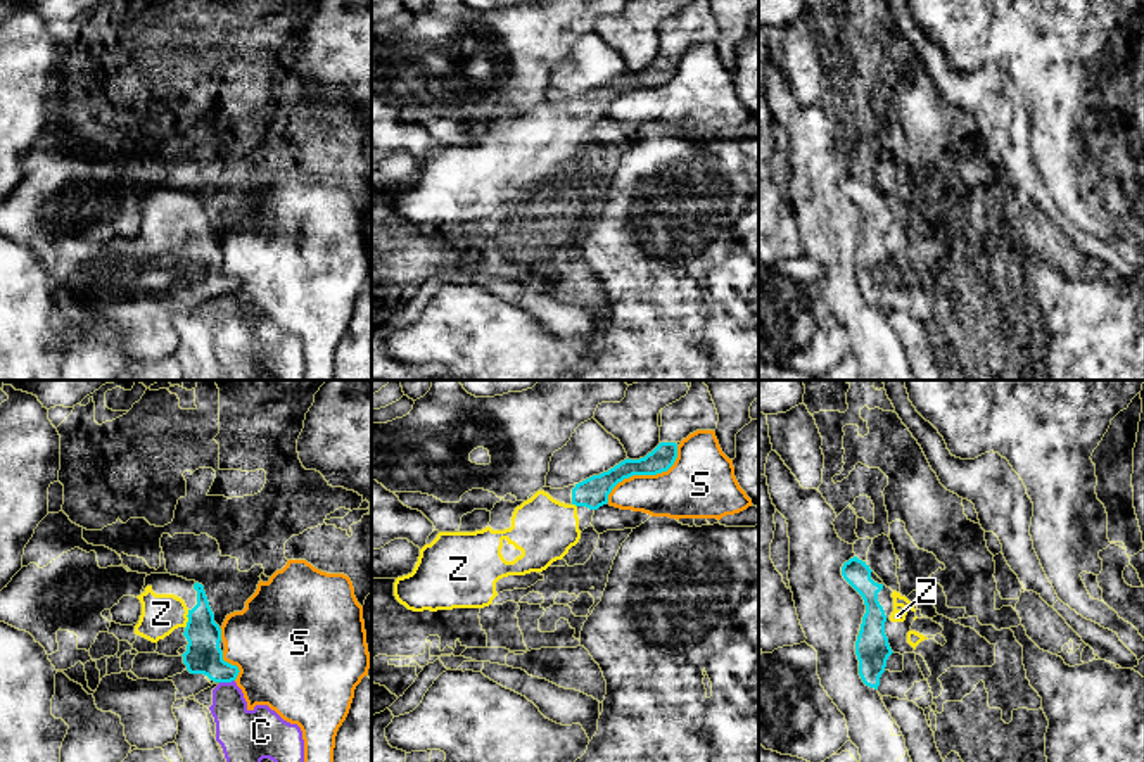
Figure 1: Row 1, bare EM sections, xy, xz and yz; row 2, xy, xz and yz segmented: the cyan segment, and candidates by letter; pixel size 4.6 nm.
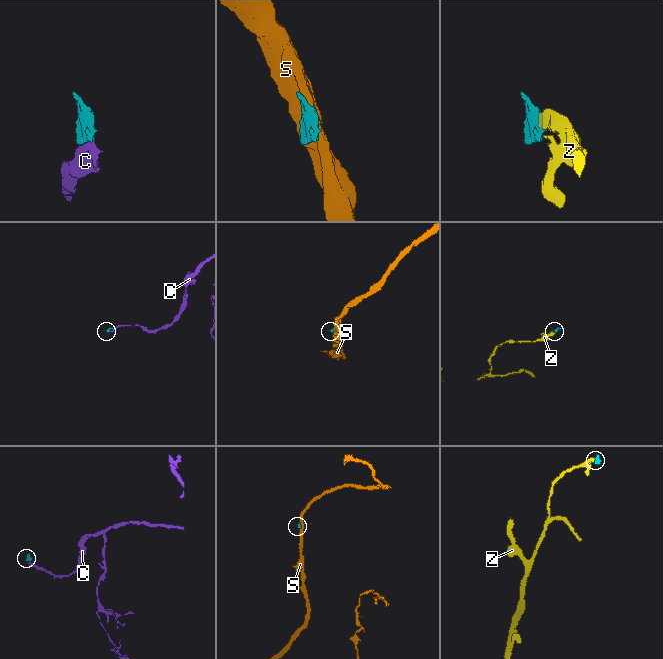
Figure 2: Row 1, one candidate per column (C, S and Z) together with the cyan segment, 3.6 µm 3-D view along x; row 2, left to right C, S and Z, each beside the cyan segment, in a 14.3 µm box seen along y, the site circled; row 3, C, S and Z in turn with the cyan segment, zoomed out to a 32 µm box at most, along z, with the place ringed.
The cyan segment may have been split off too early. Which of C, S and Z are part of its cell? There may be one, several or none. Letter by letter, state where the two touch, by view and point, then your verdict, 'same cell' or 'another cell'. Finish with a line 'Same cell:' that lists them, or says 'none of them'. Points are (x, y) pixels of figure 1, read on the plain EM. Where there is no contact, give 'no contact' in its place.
C: contact xy (227, 294); another cell
S: contact xz (645, 87); another cell
Z: contact xy (189, 232); same cell
Same cell: Z

